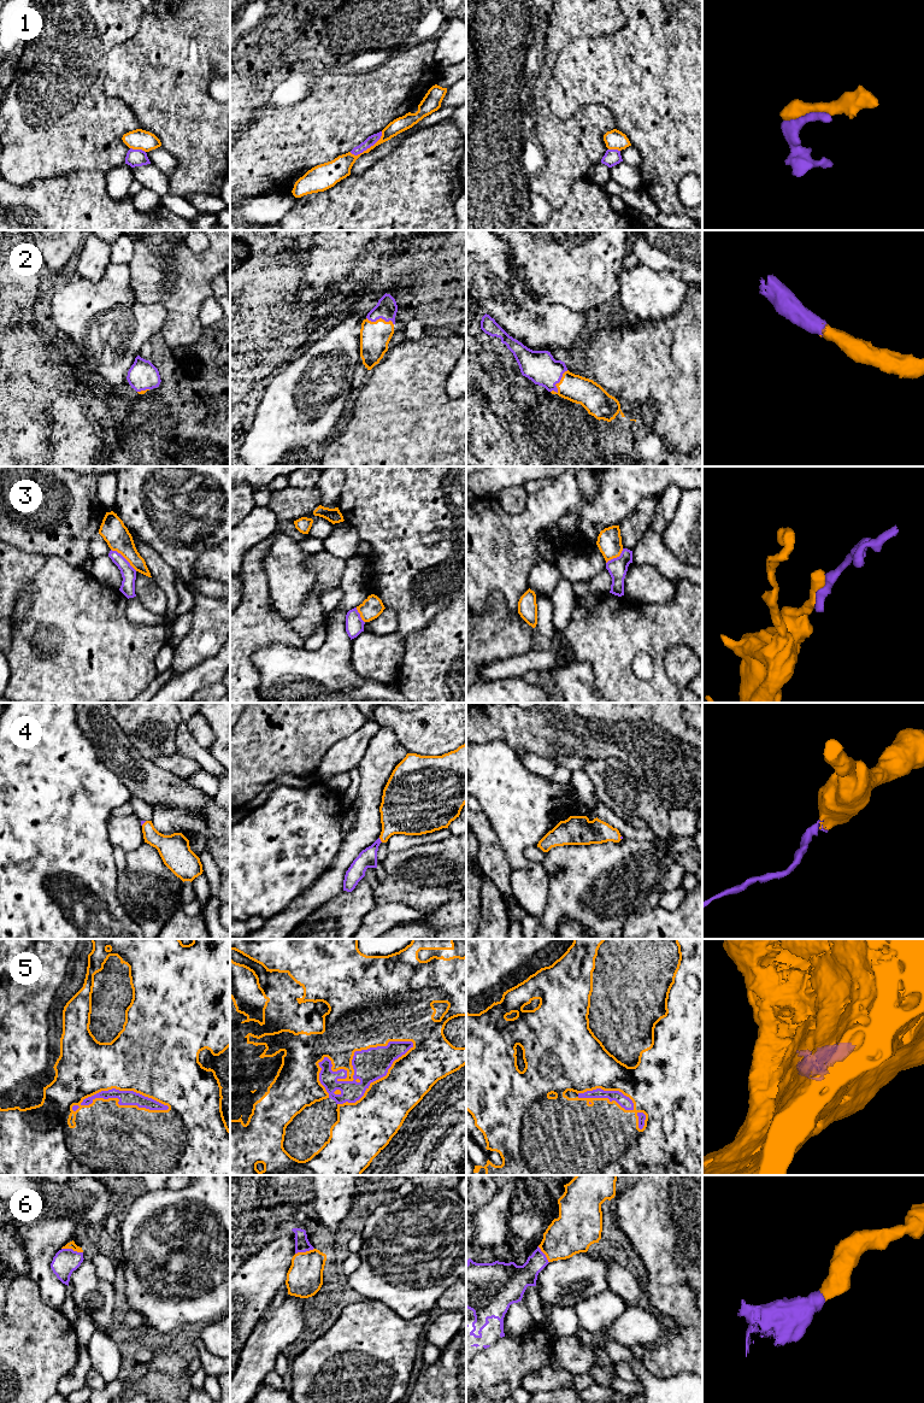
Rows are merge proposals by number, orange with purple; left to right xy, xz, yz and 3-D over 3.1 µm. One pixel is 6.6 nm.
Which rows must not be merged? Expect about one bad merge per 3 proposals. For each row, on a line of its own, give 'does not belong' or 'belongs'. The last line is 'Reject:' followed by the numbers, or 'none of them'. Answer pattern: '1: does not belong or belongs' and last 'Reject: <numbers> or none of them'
1: does not belong
2: belongs
3: does not belong
4: belongs
5: belongs
6: belongs
Reject: 1, 3

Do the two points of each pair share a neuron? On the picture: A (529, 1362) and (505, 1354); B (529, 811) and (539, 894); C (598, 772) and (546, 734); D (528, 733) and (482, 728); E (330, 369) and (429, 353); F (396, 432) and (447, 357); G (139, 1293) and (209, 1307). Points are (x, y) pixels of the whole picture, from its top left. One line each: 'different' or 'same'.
A: same
B: different
C: different
D: same
E: different
F: same
G: same

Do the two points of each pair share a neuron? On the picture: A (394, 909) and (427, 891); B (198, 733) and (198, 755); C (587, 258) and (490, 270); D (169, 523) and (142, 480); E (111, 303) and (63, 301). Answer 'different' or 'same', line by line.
A: different
B: different
C: different
D: same
E: same

